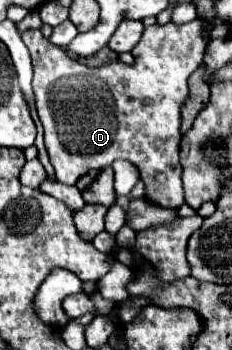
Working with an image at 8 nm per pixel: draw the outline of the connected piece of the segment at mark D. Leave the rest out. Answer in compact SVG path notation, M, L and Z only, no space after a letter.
M194 19L190 23L184 23L184 25L176 25L176 23L166 23L166 25L150 25L144 29L144 35L140 39L140 43L132 49L132 55L134 55L134 63L132 65L124 65L122 61L116 61L116 63L108 63L104 67L98 67L98 69L90 69L82 63L78 63L76 59L72 59L62 47L56 47L52 45L40 29L28 29L22 33L22 41L24 45L28 47L30 55L32 55L32 65L34 65L34 81L32 81L32 87L34 87L34 95L36 95L36 109L38 109L38 117L44 125L44 143L46 143L46 149L48 149L48 155L50 155L50 163L56 171L56 179L64 185L76 185L76 181L86 175L88 171L92 169L100 169L100 163L112 163L114 159L126 159L130 163L134 163L138 169L140 169L140 177L142 181L146 183L146 199L150 199L152 203L156 205L162 205L162 207L172 207L172 209L178 209L180 205L184 205L184 187L182 187L182 167L180 167L180 161L178 161L178 151L180 151L180 139L182 139L182 133L180 133L180 107L184 103L184 99L188 97L188 77L202 65L204 61L204 51L206 51L206 45L208 45L208 35L204 31L204 23L202 19Z

